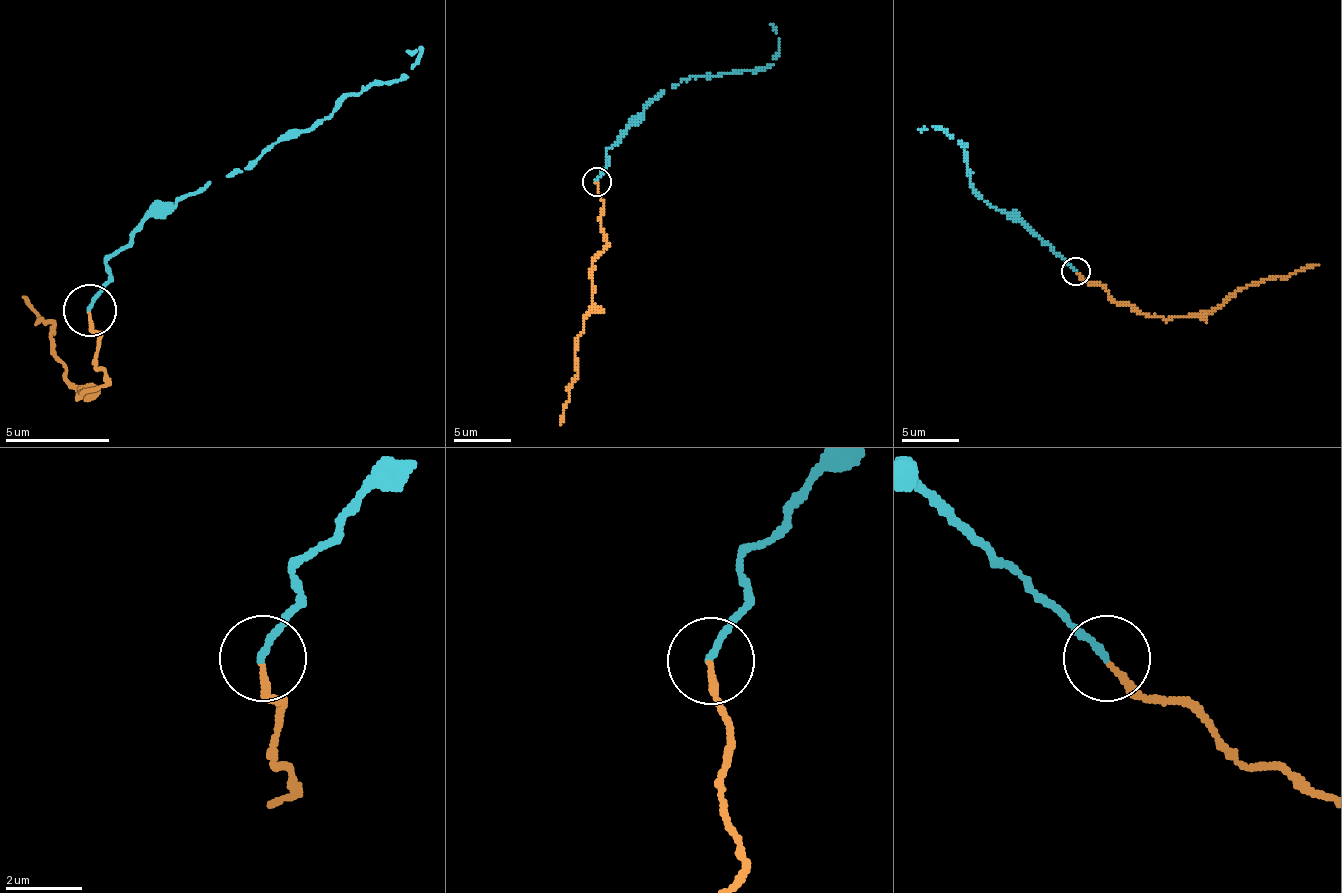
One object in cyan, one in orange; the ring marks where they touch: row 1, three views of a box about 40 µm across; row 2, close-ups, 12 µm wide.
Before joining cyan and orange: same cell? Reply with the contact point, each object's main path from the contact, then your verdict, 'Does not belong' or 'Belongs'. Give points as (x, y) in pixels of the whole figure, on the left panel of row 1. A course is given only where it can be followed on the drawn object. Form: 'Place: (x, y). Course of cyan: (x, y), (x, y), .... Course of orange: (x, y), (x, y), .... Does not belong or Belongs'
Place: (89, 310). Course of cyan: (91, 308), (106, 261), (154, 214), (316, 131), (352, 94), (394, 84), (420, 52), (405, 52). Course of orange: (91, 314), (101, 335), (96, 366), (106, 382), (80, 392), (80, 397), (49, 340), (54, 324), (23, 298). Belongs

